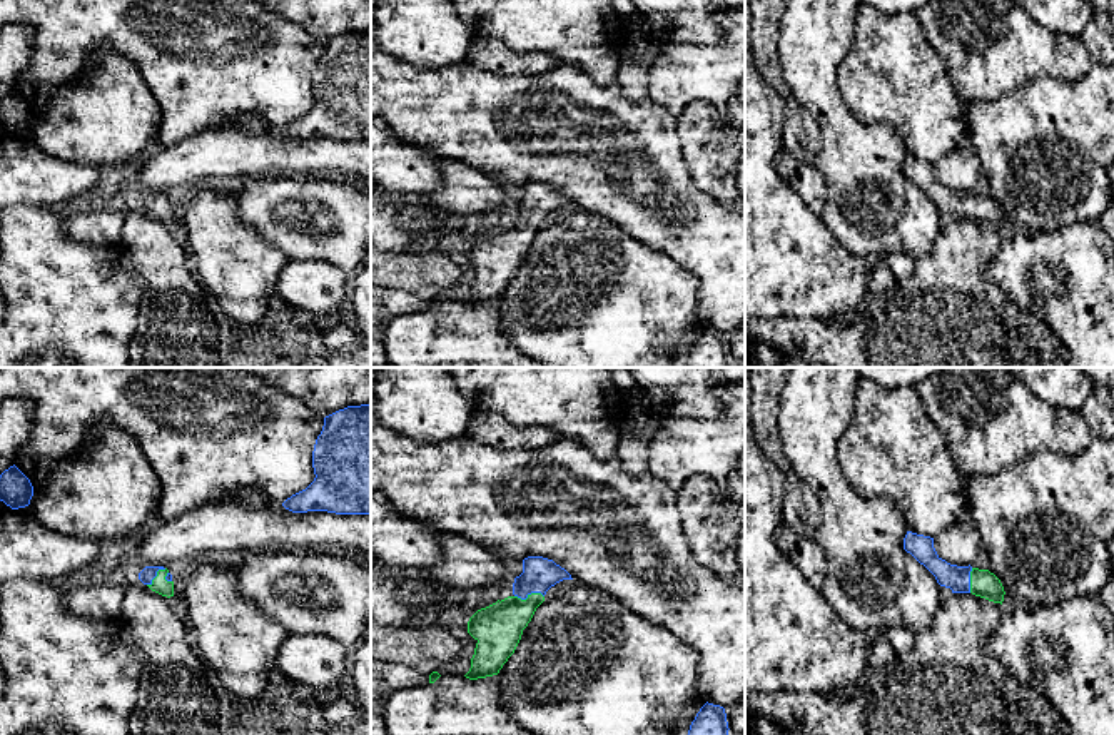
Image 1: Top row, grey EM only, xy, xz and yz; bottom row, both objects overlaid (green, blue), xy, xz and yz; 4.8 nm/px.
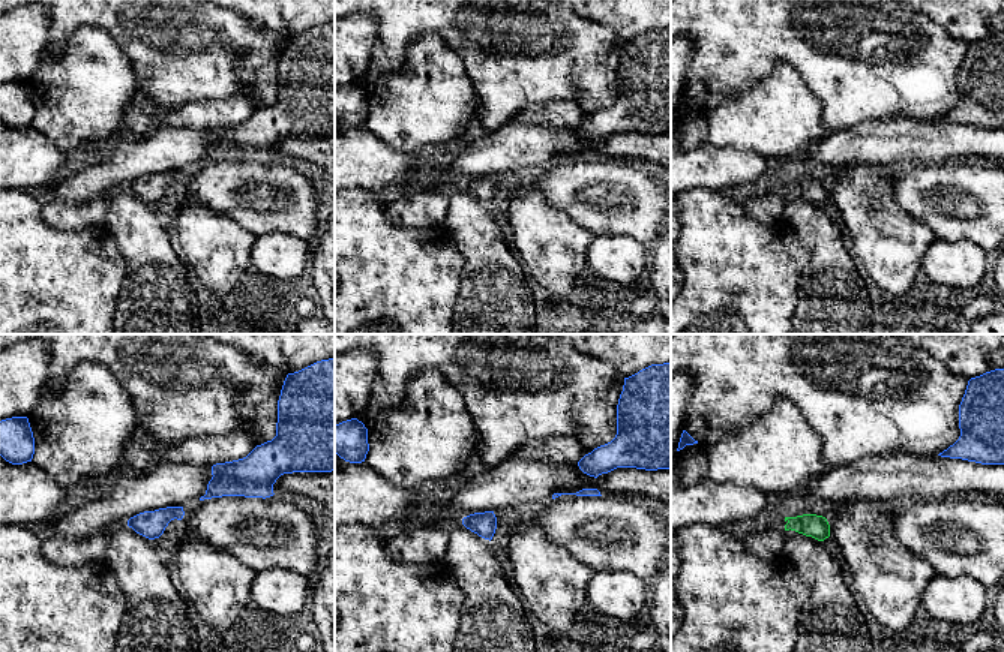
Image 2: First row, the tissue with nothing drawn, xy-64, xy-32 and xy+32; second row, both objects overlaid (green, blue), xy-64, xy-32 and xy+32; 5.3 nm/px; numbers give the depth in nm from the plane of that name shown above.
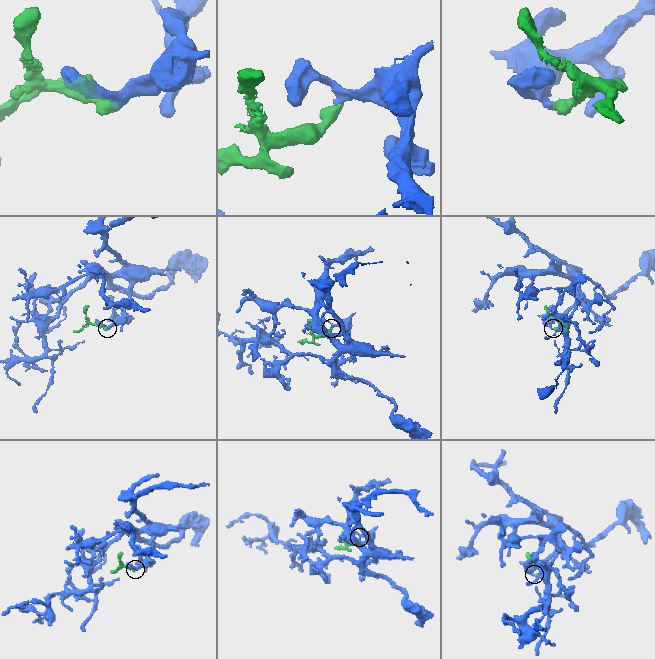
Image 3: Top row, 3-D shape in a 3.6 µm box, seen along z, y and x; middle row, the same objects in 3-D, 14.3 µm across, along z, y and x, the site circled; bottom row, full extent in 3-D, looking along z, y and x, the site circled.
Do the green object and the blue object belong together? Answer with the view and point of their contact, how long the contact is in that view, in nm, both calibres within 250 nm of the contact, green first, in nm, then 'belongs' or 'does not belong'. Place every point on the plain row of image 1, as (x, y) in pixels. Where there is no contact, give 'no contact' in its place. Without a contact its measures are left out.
contact xz (530, 221); length 140 nm; calibres 240 and 160 nm; belongs

